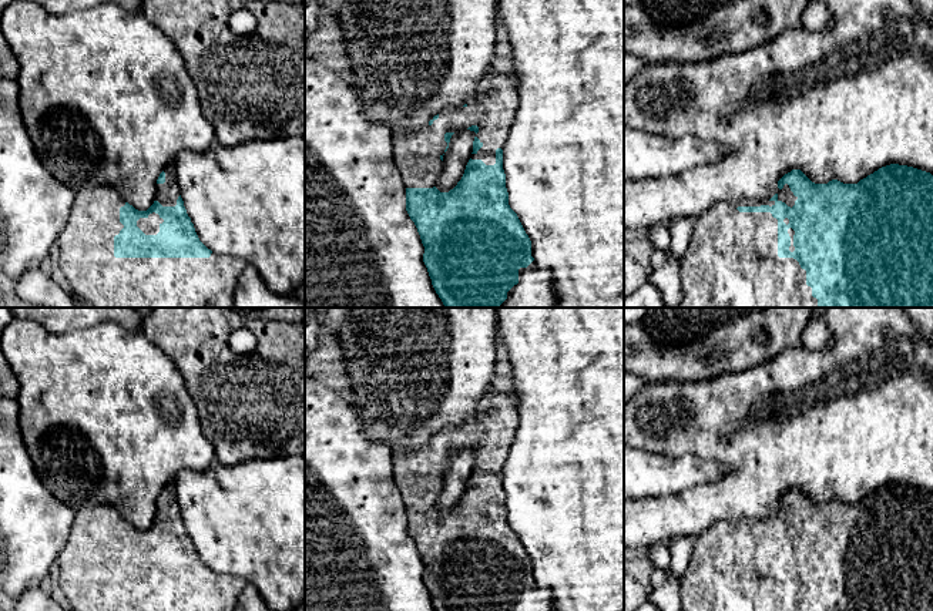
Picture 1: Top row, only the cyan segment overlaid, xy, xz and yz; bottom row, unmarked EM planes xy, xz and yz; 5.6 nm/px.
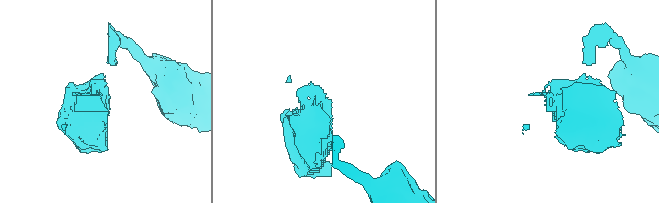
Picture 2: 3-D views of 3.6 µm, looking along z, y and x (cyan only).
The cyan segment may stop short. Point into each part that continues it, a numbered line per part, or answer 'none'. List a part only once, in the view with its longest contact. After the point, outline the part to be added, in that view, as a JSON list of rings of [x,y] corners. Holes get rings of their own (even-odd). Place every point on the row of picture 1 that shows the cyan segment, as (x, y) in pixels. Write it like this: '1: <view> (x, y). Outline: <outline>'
1: yz (732, 261). Outline: [[[748,198],[734,202],[718,202],[707,212],[699,214],[694,219],[694,231],[689,246],[681,261],[681,278],[684,298],[675,308],[818,308],[818,299],[812,296],[812,288],[806,285],[806,271],[801,268],[799,262],[793,258],[778,256],[778,219],[771,212],[739,212],[738,207],[761,207],[775,205],[775,201]]]

